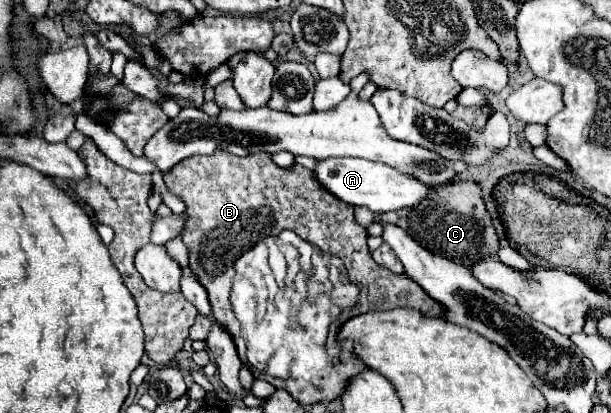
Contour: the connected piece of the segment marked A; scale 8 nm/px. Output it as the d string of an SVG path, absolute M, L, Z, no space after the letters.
M326 158L316 164L312 174L316 176L316 182L320 182L320 186L332 192L332 196L336 196L338 200L350 206L366 206L376 214L418 204L432 192L428 184L422 184L412 176L404 176L402 172L386 164L376 164L362 158Z

